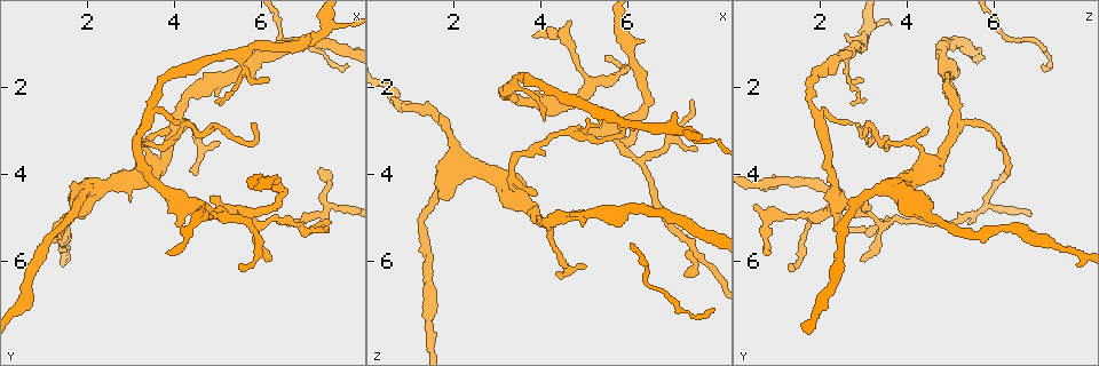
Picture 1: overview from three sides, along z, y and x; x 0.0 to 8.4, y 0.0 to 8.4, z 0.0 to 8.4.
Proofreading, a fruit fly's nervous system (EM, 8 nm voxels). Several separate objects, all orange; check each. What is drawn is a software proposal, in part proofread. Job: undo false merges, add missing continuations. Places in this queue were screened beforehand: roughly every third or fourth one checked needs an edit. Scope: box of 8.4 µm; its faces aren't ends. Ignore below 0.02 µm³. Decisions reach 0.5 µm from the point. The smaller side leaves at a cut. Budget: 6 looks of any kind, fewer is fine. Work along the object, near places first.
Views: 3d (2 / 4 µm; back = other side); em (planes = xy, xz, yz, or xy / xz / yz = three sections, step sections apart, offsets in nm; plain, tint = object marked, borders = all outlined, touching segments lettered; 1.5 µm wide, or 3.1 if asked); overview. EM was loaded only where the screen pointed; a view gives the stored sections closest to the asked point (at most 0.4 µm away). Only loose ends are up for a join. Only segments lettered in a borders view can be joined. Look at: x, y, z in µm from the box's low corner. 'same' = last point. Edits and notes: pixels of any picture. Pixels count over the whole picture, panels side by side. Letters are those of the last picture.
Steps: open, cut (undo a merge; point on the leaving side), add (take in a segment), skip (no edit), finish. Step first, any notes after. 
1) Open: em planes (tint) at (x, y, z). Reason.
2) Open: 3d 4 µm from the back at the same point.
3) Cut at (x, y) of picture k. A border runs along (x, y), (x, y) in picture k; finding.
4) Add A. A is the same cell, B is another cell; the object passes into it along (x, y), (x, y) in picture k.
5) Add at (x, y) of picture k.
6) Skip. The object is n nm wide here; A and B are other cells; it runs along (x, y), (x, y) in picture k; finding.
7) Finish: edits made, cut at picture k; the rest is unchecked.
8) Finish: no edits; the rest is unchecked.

Open: em yz step 4 (borders) at (6.20, 5.95, 2.90). Tapers out.

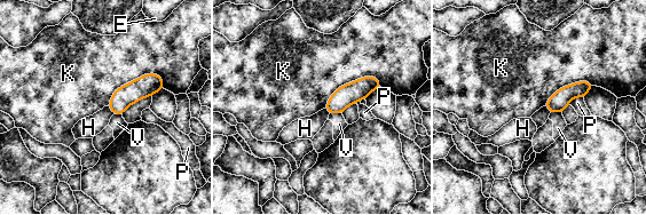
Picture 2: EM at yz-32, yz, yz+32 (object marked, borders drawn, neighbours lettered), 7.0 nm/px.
Open: em planes (borders) at the same point.

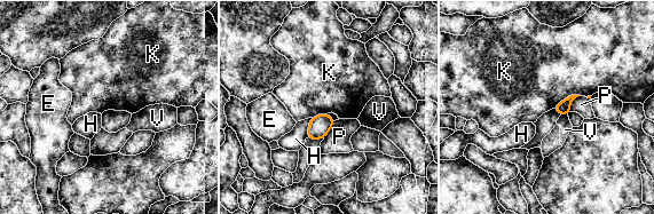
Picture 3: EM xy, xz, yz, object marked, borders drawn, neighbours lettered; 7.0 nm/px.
Skip. The longest contact is with K, 220 nm; E, H, K, P and V are other cells; a border runs along (581, 95), (568, 95), (553, 108) in picture 3; none of them fits.

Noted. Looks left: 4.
Open: em yz step 4 (tint) at (1.90, 4.50, 3.00). Calibre changes.

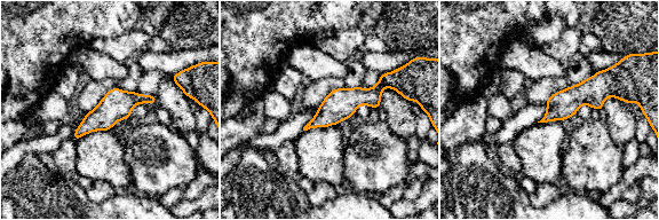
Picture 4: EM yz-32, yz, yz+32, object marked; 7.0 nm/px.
Open: em planes (tint) at the same point.

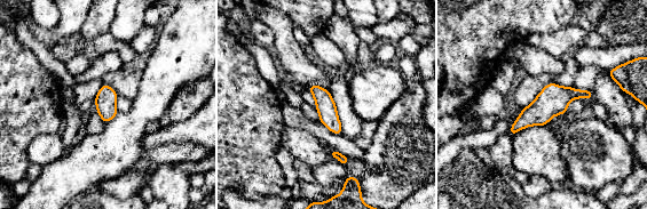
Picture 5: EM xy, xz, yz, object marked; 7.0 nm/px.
Open: em planes (borders) at the same point. What lies round it.

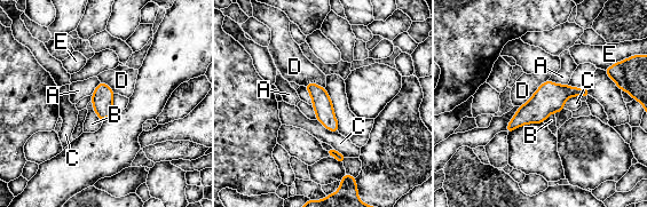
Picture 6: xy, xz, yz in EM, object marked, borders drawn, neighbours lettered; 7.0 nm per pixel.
Skip. The longest contact is with D, 280 nm; A, B, C, D and E are other cells; continuous, no second cell.

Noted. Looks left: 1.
Finish: no edits; the rest is unchecked.

